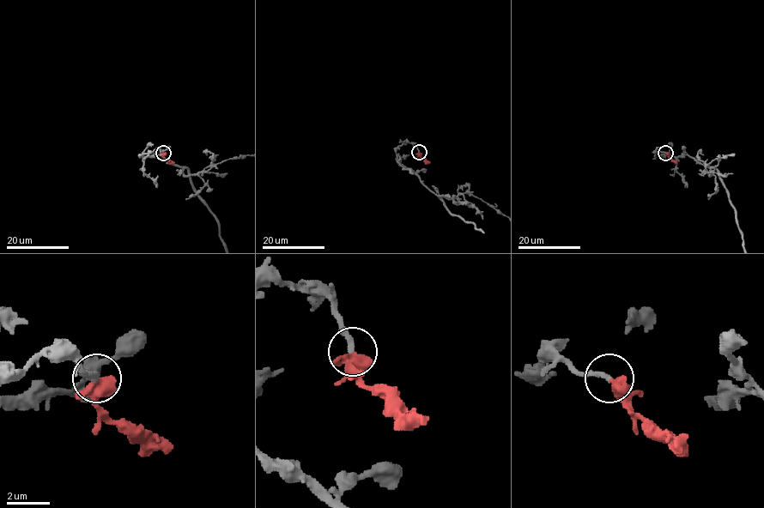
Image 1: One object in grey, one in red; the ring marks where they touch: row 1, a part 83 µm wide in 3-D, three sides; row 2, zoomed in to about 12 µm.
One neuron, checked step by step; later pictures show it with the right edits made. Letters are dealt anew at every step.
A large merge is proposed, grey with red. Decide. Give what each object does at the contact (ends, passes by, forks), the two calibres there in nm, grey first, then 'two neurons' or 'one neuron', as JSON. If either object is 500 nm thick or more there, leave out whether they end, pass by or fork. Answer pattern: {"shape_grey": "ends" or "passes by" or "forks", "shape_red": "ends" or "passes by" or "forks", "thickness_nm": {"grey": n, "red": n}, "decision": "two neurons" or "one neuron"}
{"shape_grey": "ends", "shape_red": "passes by", "thickness_nm": {"grey": 240, "red": 420}, "decision": "one neuron"}

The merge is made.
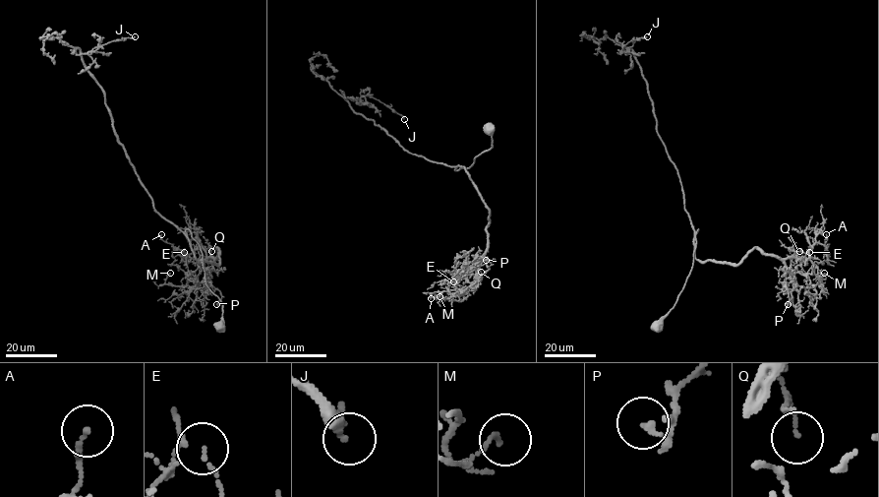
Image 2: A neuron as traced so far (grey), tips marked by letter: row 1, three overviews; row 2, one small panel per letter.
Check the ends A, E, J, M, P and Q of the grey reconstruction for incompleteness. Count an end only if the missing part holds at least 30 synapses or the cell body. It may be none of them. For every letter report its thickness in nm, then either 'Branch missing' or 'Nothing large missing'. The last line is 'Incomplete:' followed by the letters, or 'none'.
A: Thickness 140 nm. Nothing large missing
E: Thickness 90 nm. Nothing large missing
J: Thickness 380 nm. Nothing large missing
M: Thickness 100 nm. Nothing large missing
P: Thickness 190 nm. Nothing large missing
Q: Thickness 90 nm. Nothing large missing
Incomplete: none

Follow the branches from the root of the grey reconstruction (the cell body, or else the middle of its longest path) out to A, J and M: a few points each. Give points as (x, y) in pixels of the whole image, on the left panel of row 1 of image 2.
A: (219, 326), (186, 230), (198, 261), (218, 264), (219, 250), (181, 256), (161, 234)
J: (219, 326), (222, 304), (205, 282), (199, 244), (154, 208), (114, 132), (103, 89), (76, 52), (135, 36)
M: (219, 326), (222, 304), (186, 230), (198, 261), (218, 264), (219, 250), (184, 285), (167, 284), (170, 273)

